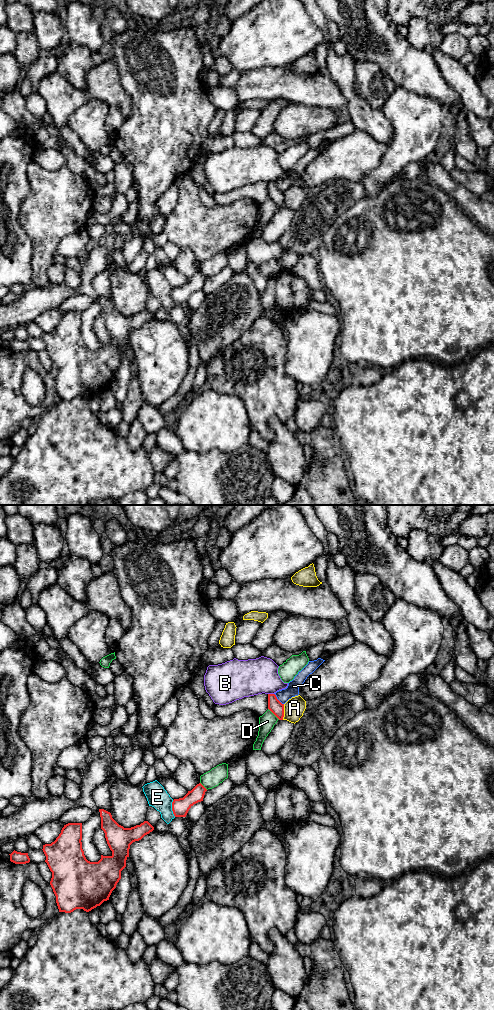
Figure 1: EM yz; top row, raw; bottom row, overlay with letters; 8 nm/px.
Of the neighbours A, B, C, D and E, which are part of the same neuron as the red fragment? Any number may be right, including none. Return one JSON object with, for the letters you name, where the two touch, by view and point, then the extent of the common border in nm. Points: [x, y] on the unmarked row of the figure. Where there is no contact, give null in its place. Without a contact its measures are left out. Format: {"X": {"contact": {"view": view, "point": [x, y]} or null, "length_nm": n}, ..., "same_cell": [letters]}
{"same_cell": []}

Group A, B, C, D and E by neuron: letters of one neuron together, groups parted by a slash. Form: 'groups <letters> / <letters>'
groups A / B / C / D / E

